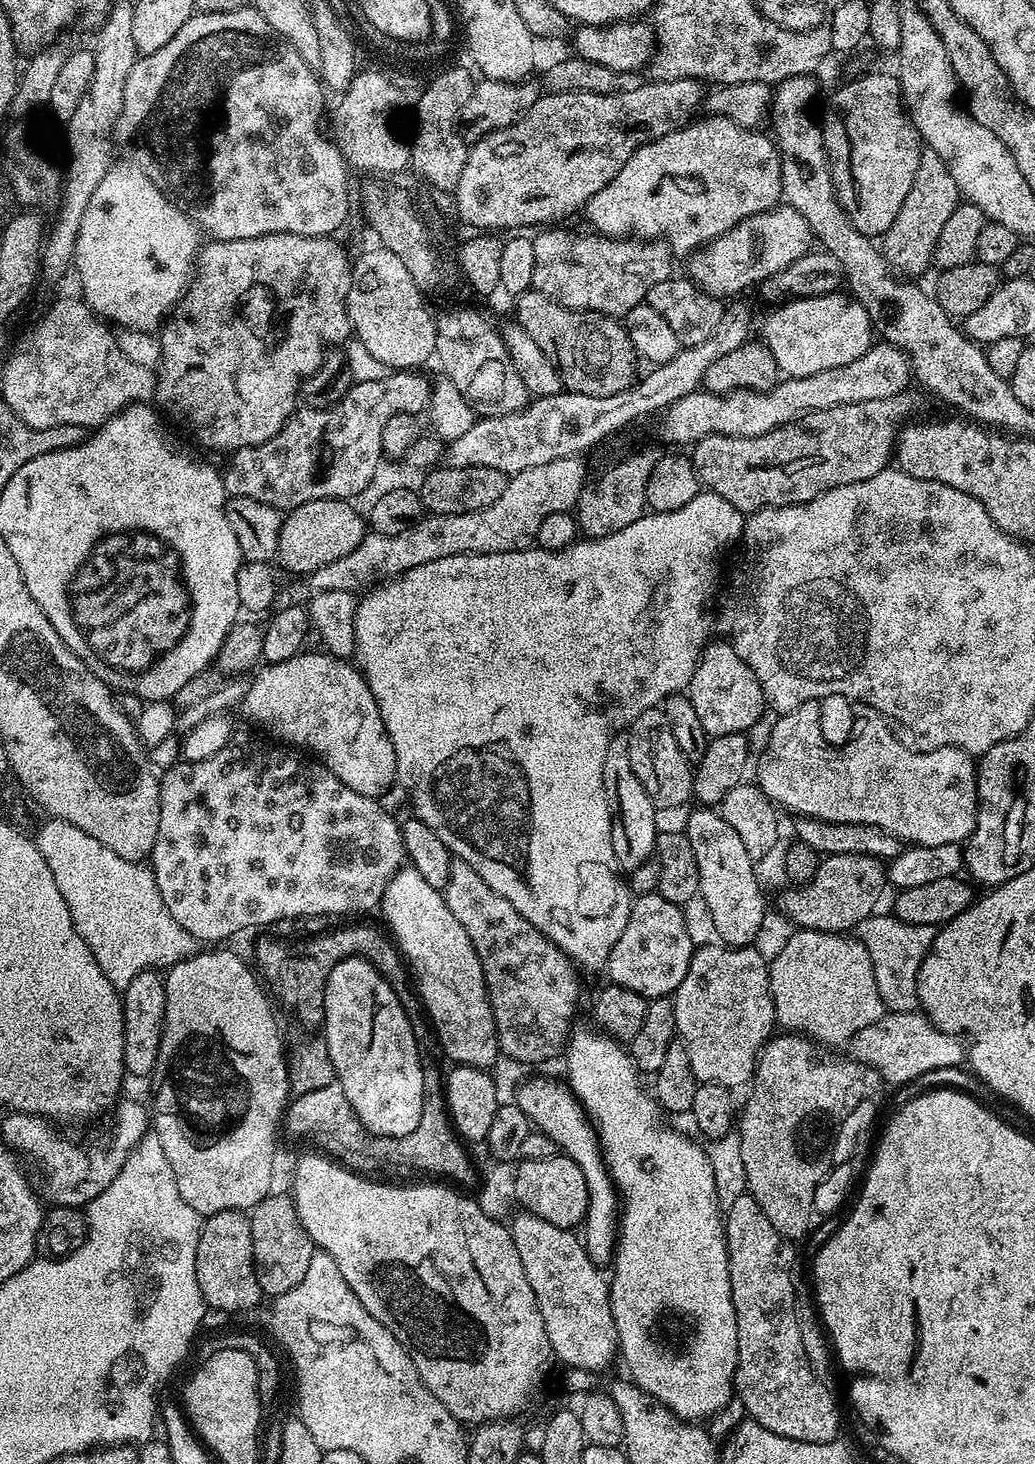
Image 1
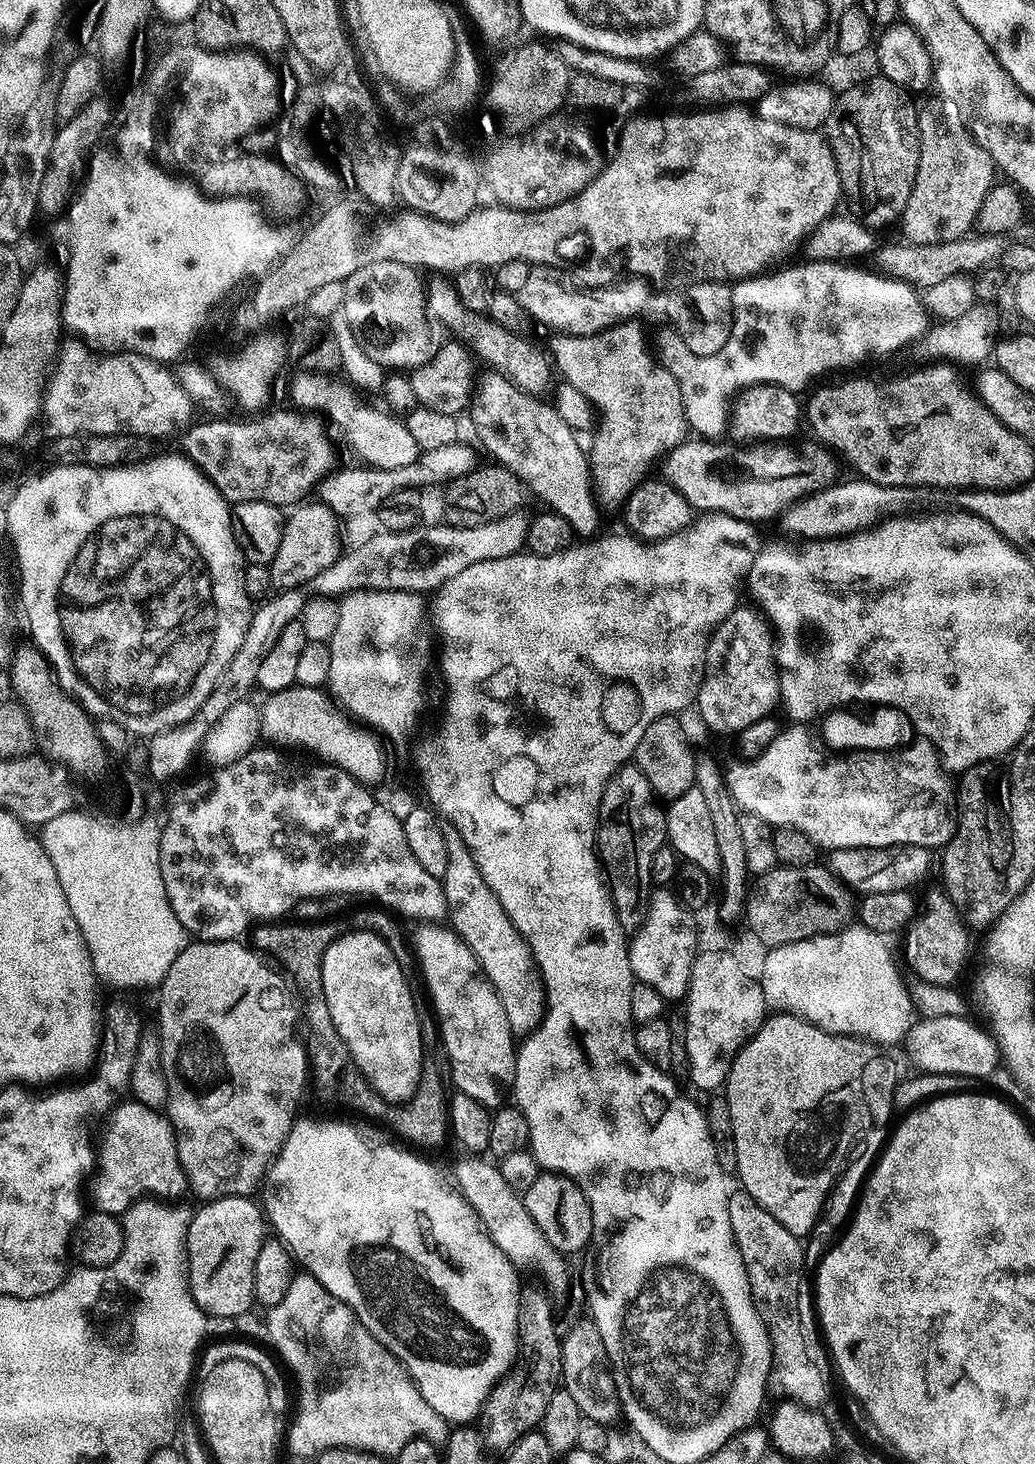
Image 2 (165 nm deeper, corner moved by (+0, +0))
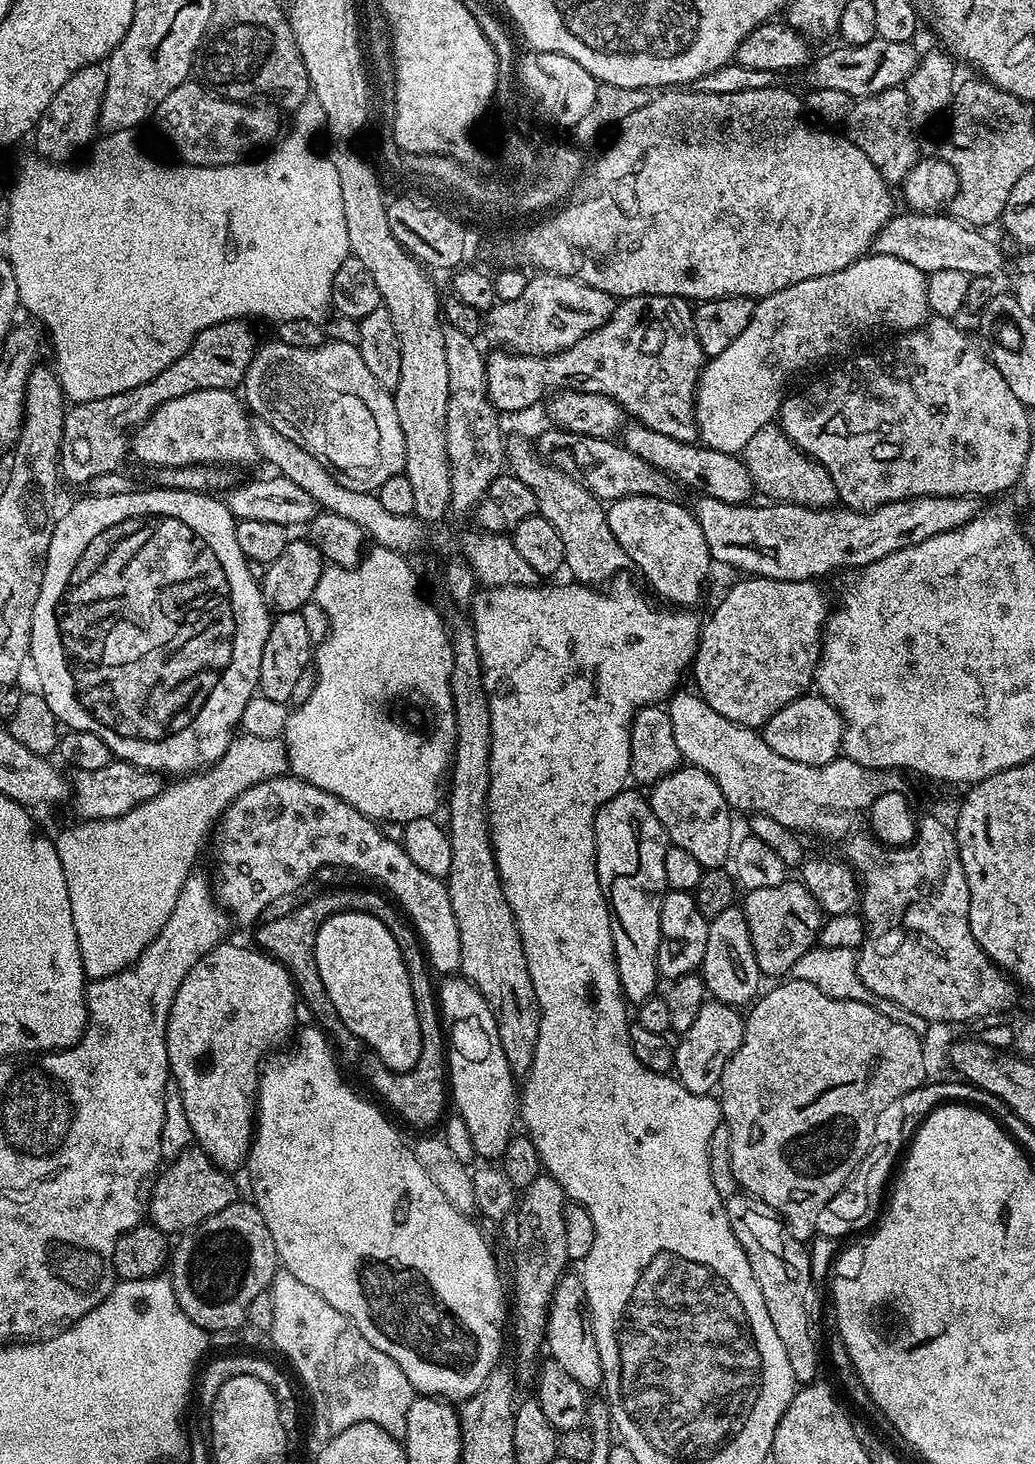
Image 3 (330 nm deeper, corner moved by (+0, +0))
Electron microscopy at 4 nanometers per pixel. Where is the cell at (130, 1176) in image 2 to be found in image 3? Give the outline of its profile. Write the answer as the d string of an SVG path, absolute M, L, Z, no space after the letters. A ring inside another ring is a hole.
M202 1151L183 1152L167 1167L155 1177L151 1185L152 1197L149 1195L146 1200L146 1212L151 1223L166 1234L187 1234L214 1214L226 1210L226 1206L237 1199L233 1177L223 1168L217 1168L216 1163Z

